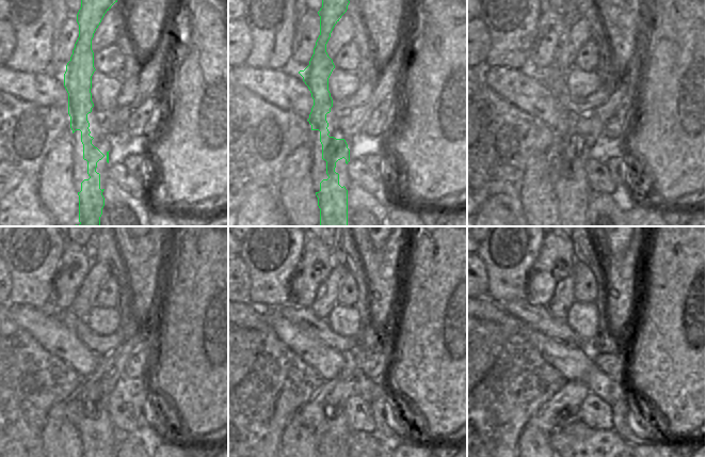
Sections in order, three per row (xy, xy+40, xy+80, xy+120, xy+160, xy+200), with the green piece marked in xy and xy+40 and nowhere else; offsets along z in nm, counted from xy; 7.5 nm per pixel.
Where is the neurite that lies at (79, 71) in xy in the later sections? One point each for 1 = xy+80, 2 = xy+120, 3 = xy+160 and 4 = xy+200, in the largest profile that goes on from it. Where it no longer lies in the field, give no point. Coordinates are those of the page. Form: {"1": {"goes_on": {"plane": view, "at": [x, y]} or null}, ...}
{"1": {"goes_on": {"plane": "xy+80", "at": [573, 199]}}, "2": {"goes_on": {"plane": "xy+120", "at": [97, 442]}}, "3": {"goes_on": {"plane": "xy+160", "at": [332, 438]}}, "4": {"goes_on": {"plane": "xy+200", "at": [573, 404]}}}

